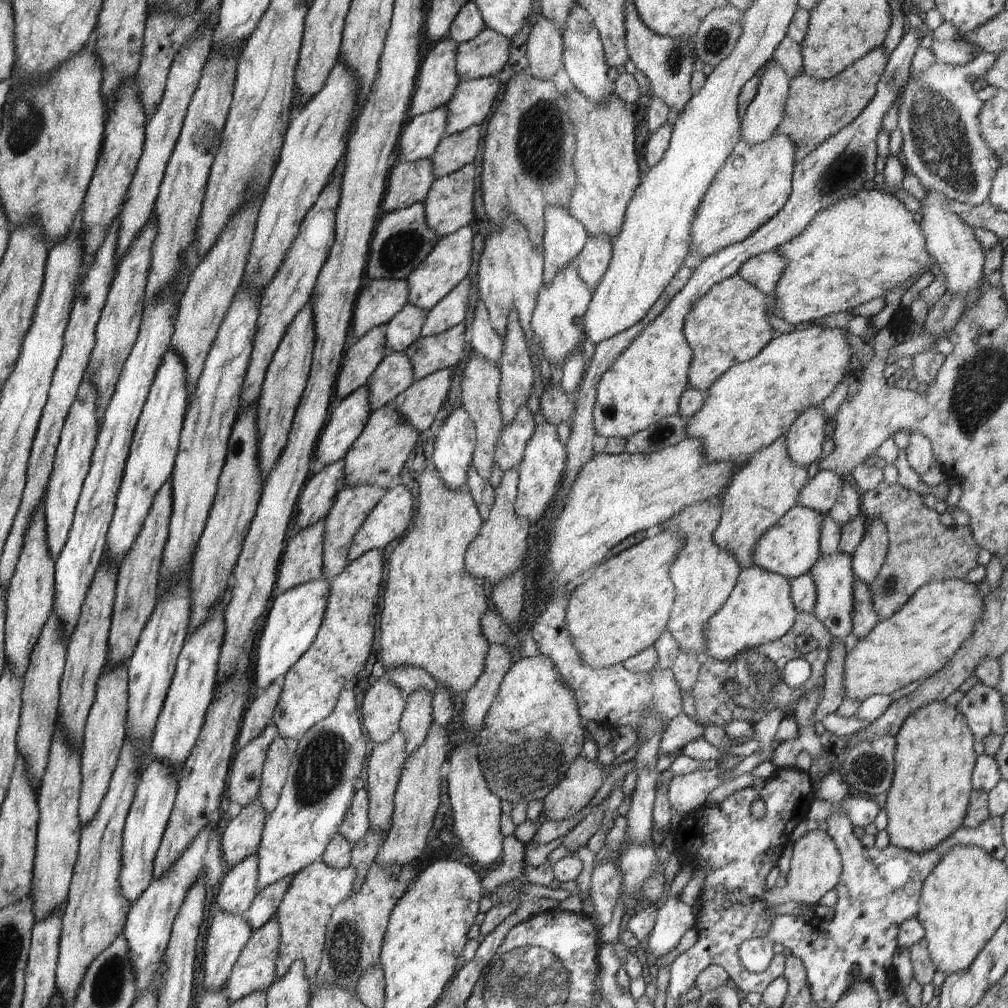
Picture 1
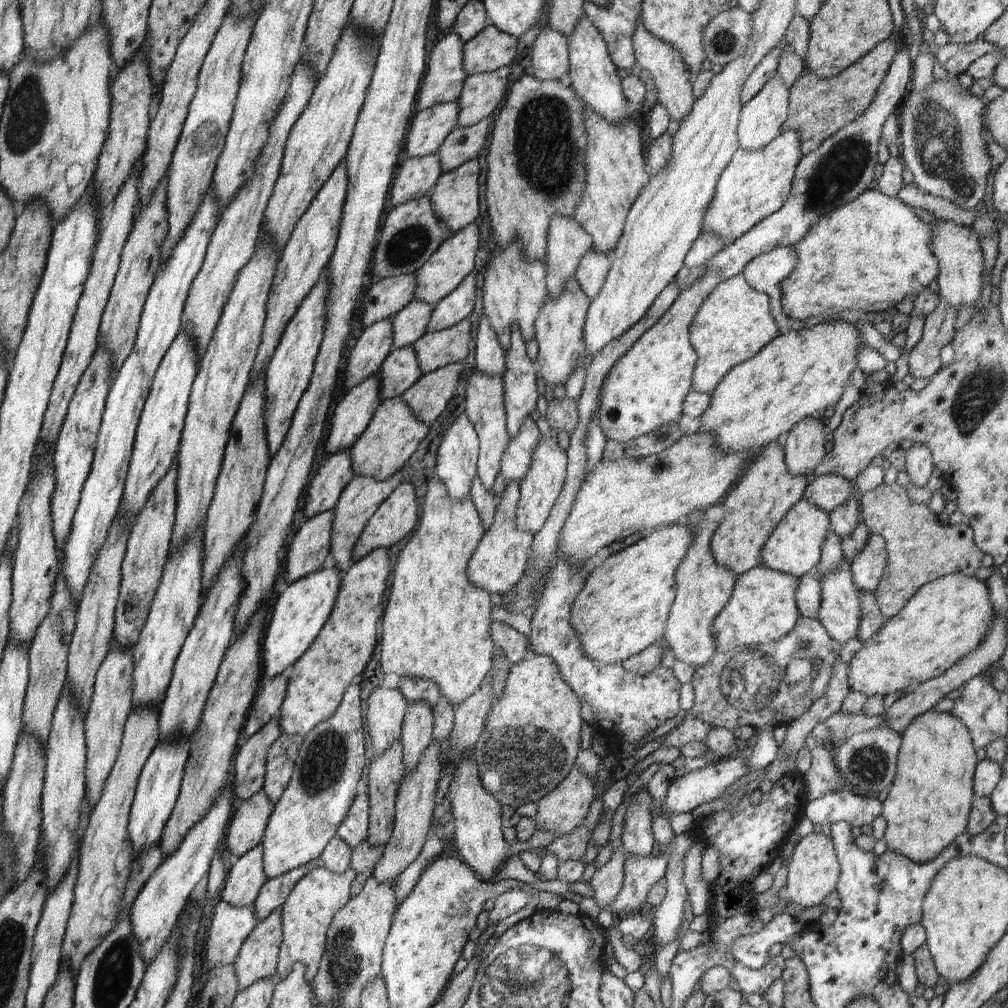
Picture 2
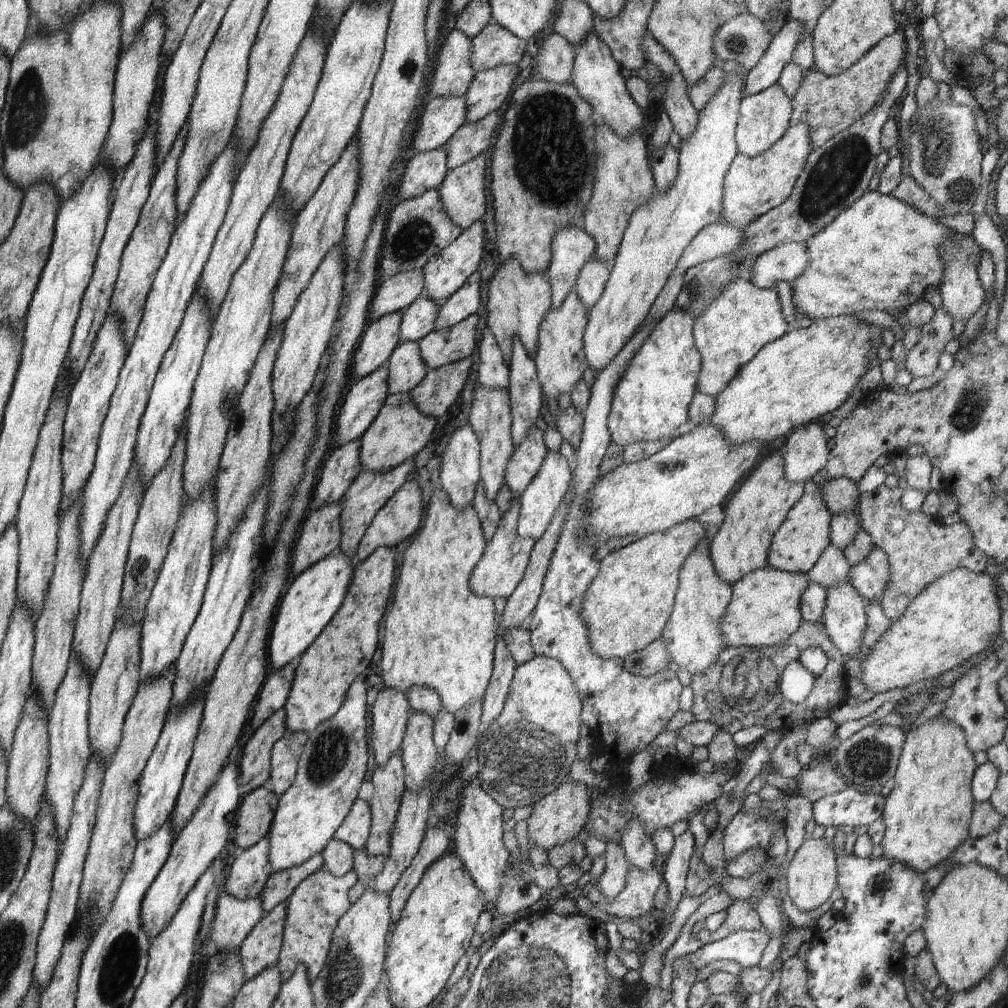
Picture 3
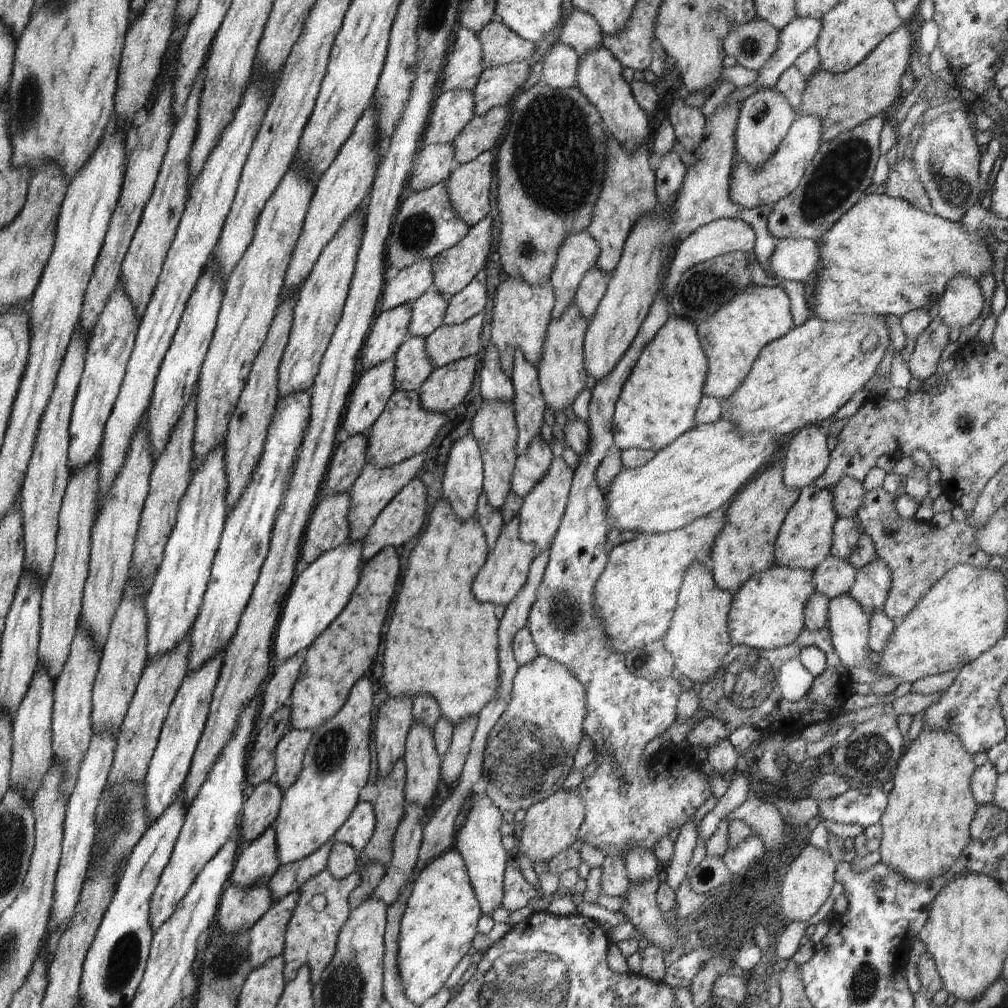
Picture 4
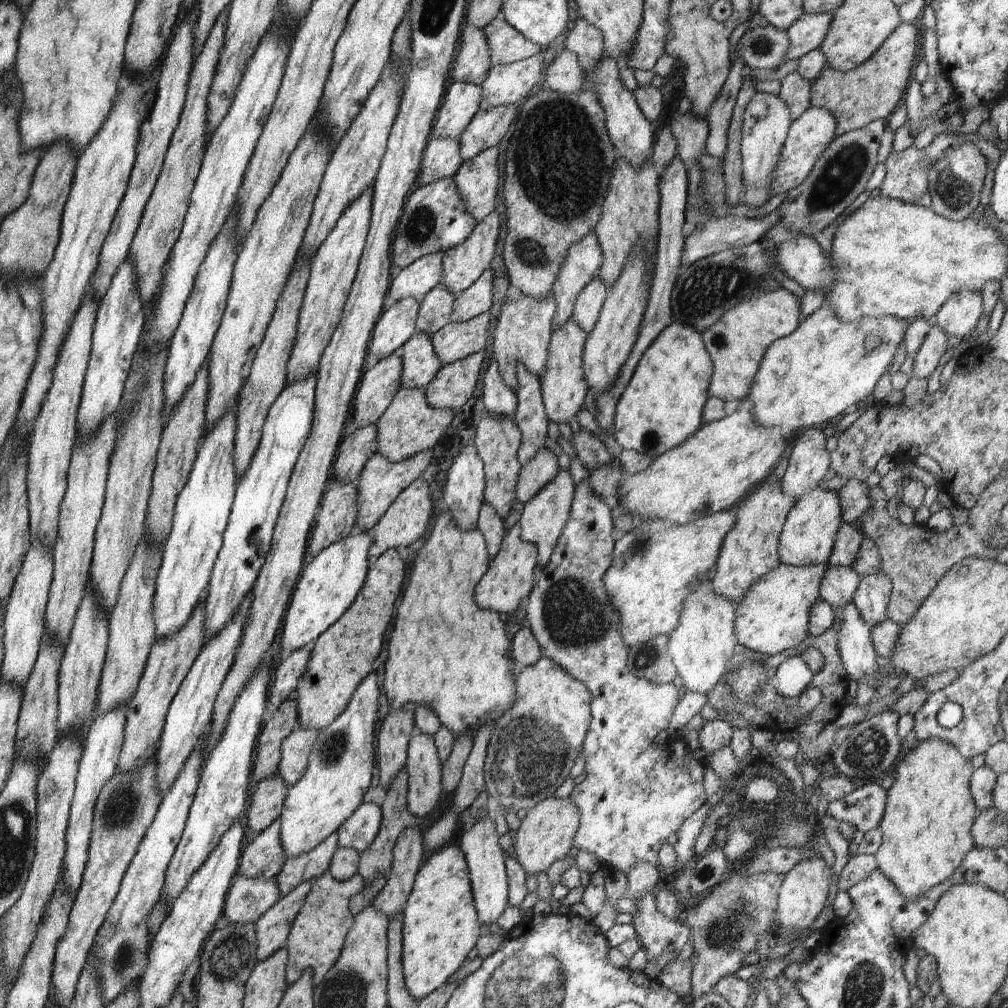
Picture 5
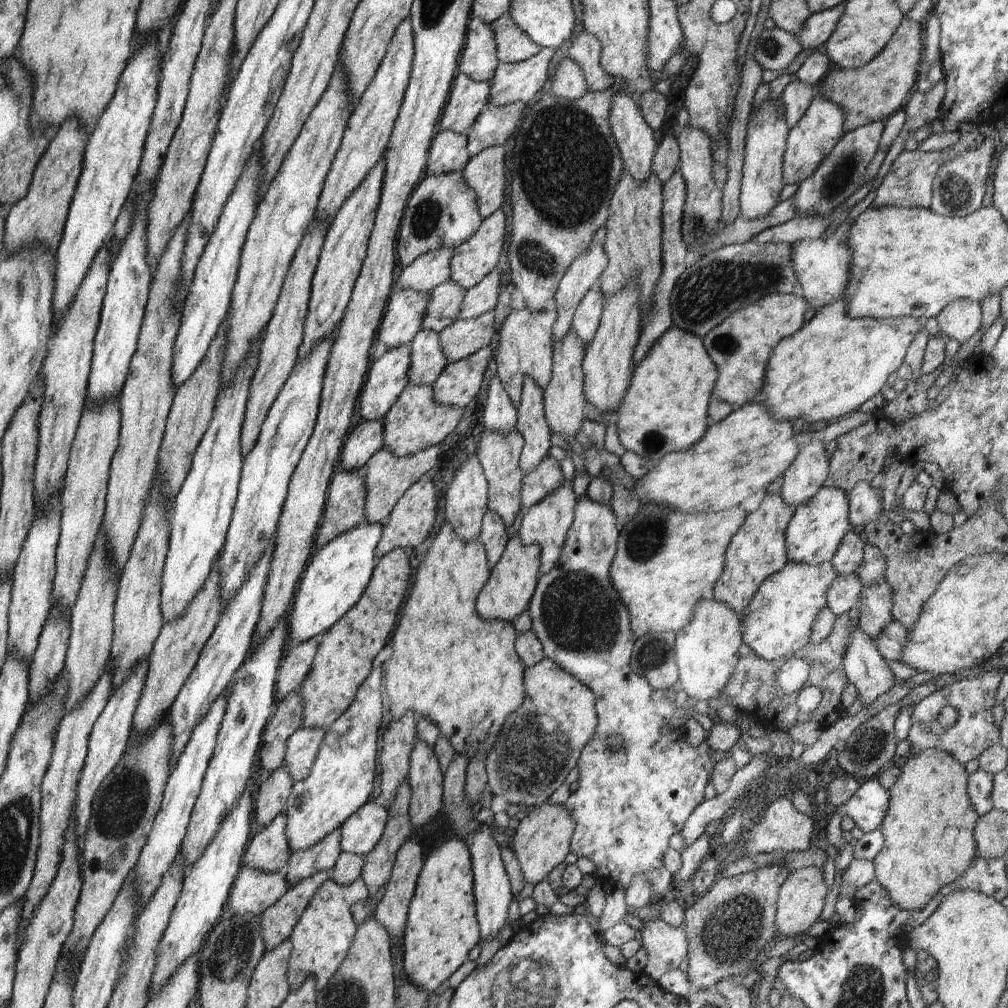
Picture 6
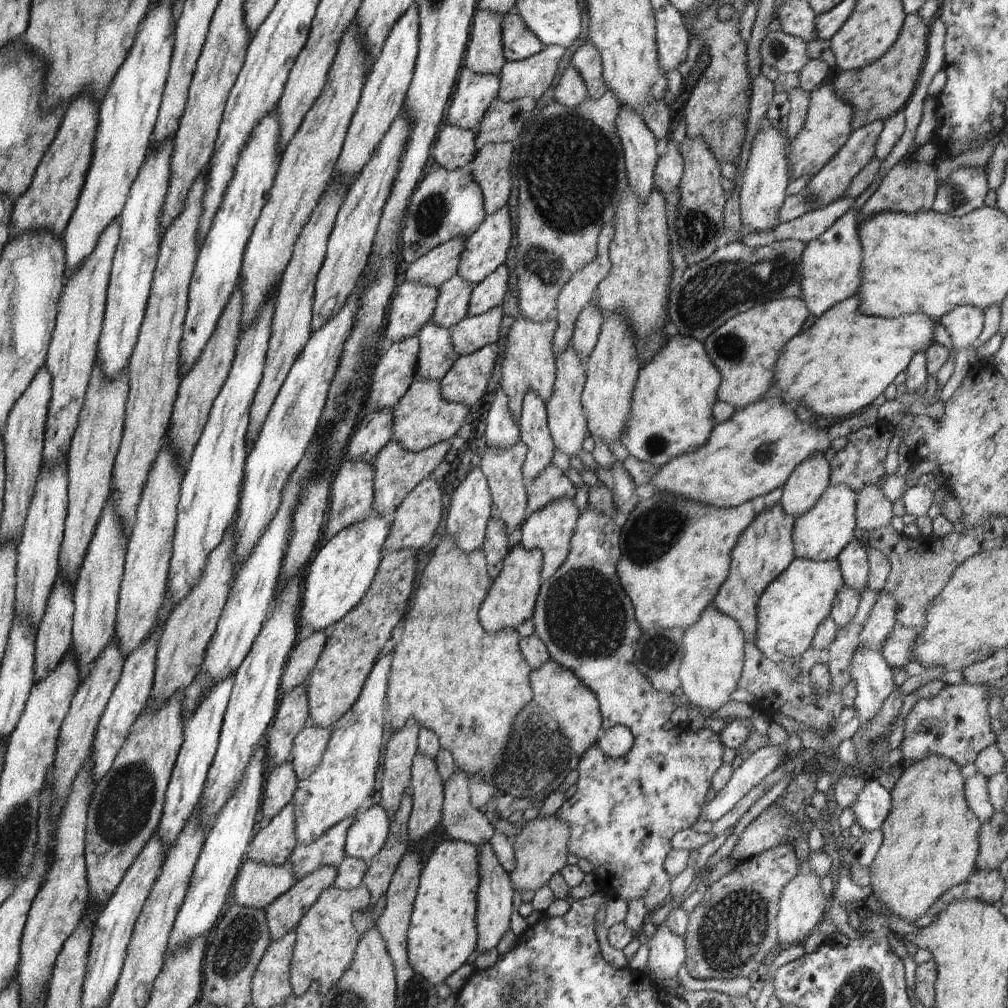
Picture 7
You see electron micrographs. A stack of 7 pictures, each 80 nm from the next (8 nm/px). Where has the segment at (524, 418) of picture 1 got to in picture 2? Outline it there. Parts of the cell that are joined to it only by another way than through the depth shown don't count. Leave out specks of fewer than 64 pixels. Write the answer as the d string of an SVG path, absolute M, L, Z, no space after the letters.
M528 417L523 420L515 437L509 438L509 443L500 461L500 472L508 481L523 481L531 467L532 453L537 447L541 435L535 420Z

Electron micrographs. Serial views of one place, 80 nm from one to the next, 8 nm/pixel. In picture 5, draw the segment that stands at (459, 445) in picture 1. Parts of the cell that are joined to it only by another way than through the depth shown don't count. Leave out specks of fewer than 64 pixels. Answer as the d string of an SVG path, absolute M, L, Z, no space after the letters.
M475 444L464 445L454 457L450 465L445 489L443 490L443 502L446 503L448 512L452 515L458 528L469 531L477 526L479 510L485 501L484 489L486 477L483 469L483 460L478 454Z

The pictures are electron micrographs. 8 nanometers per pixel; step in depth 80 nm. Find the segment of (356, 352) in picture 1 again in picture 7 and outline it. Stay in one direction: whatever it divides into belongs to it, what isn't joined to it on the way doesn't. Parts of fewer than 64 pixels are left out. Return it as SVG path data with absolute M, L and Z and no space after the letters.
M408 281L396 287L385 315L384 334L388 340L395 343L413 337L430 322L436 306L437 288Z

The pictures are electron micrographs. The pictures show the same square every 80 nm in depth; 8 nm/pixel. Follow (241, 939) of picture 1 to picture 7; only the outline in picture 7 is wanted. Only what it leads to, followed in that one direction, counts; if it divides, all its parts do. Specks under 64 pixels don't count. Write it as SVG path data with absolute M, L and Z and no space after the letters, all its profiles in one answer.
M244 860L235 878L232 898L241 907L265 909L296 881L290 861L276 866Z

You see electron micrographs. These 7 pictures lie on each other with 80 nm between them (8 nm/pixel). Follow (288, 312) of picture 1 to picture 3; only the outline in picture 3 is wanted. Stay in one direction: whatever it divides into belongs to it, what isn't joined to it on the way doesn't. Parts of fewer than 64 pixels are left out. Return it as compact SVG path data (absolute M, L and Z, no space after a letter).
M356 134L351 143L344 149L338 162L328 170L318 190L295 218L288 252L281 268L276 290L273 292L271 328L282 325L287 318L290 318L300 294L310 284L324 257L343 240L346 217L350 206L352 206L353 196L356 194L358 185L359 151L357 150Z

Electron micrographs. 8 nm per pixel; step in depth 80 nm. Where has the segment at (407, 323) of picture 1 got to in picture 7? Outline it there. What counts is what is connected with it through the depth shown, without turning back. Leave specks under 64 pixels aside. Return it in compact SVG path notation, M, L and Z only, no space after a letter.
M458 275L444 281L437 289L436 306L430 322L449 329L467 316L468 301L475 287Z

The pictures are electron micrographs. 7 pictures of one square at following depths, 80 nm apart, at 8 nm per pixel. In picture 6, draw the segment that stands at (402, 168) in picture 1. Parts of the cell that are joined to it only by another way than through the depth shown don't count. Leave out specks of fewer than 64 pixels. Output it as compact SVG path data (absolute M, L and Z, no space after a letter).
M438 129L428 151L428 174L447 175L463 170L470 160L467 144L466 134Z

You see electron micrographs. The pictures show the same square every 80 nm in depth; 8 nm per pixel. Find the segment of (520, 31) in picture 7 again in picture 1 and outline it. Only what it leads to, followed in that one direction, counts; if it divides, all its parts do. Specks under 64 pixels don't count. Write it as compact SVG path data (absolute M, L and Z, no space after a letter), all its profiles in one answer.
M488 28L462 43L456 53L458 78L469 81L498 75L508 60L510 43L509 38Z

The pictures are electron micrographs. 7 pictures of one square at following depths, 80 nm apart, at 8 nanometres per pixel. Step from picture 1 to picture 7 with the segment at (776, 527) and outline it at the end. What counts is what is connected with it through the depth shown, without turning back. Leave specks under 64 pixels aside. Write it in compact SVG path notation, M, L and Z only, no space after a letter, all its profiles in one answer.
M845 484L828 485L822 496L799 517L795 518L795 526L793 528L792 542L793 553L796 559L804 559L811 561L826 561L835 559L842 549L854 537L854 529L857 526L857 493Z

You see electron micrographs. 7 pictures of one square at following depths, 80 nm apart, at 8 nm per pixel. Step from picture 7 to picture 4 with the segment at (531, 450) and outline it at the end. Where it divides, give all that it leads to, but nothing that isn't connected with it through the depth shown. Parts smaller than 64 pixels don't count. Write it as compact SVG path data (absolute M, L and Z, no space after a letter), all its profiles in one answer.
M516 349L513 358L511 381L514 387L512 400L517 426L516 454L525 454L528 445L544 424L546 403L539 385L537 367L529 363Z

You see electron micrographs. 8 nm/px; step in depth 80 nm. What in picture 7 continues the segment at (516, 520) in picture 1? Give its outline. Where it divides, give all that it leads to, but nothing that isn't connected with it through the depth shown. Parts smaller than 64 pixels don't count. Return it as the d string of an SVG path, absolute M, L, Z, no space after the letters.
M518 543L508 551L478 611L480 624L485 631L495 633L500 629L516 629L528 618L532 618L542 581L542 569L543 552L540 549L527 549Z

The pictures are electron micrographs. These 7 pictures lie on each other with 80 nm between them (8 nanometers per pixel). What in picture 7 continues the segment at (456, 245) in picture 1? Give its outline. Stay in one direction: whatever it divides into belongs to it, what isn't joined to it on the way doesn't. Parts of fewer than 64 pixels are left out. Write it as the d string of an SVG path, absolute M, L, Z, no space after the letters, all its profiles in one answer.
M502 207L491 215L486 215L476 232L465 240L459 256L456 275L473 285L480 284L481 280L492 274L500 265L505 264L510 240L512 240L512 226L510 226L508 207Z

